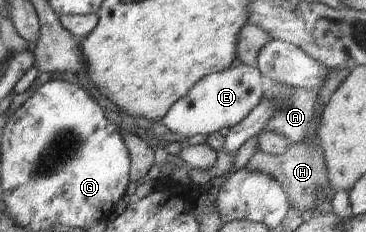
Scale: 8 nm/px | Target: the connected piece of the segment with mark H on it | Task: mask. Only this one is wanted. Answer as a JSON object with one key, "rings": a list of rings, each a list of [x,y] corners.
{"rings":[[[316,132],[311,139],[303,143],[292,144],[285,154],[274,156],[264,154],[261,150],[258,150],[245,168],[247,171],[264,173],[272,177],[285,190],[293,209],[310,210],[315,213],[315,199],[318,188],[319,191],[323,191],[330,197],[334,195],[326,176],[327,170],[322,152],[318,146]]]}

